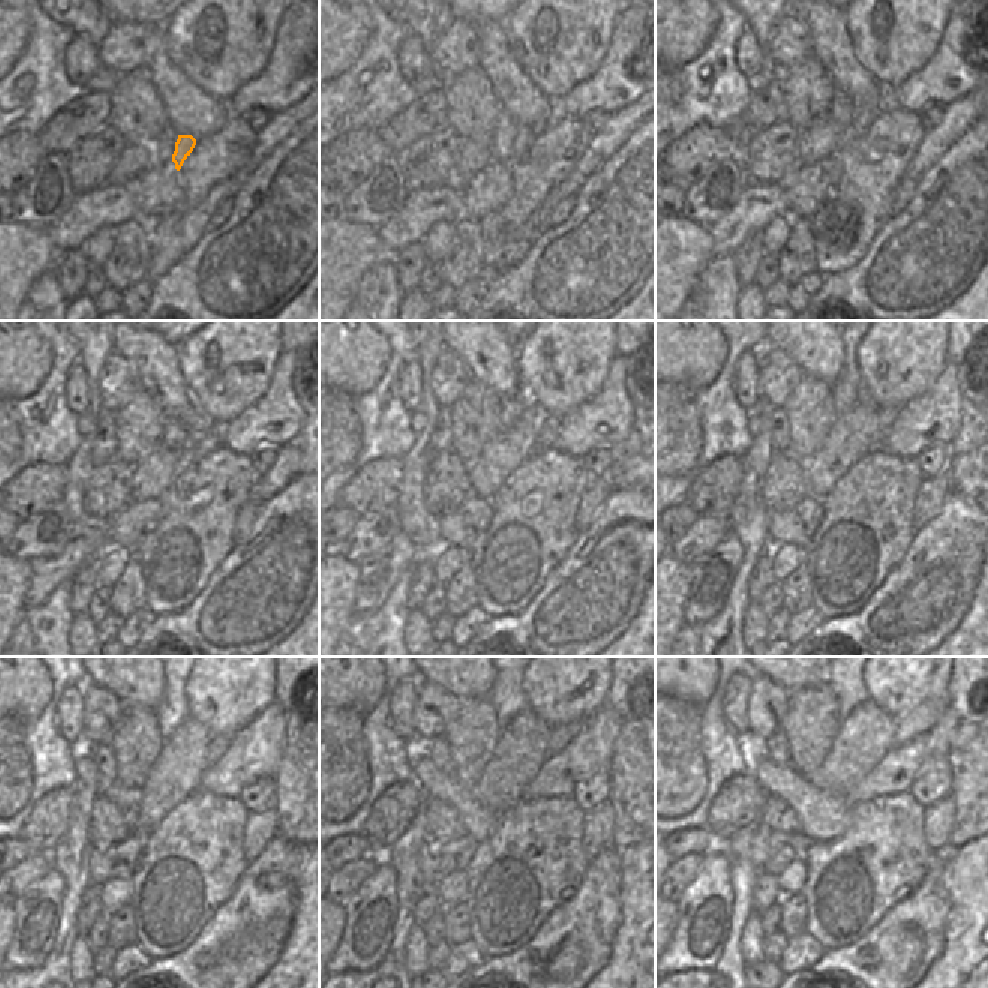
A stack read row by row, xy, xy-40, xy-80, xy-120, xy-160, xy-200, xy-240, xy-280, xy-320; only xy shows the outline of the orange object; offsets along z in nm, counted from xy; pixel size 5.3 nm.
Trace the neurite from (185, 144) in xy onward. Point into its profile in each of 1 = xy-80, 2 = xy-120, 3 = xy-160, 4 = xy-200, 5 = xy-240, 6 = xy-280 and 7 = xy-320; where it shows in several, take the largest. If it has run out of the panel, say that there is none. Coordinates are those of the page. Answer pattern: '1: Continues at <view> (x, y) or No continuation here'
1: Continues at xy-80 (862, 117)
2: Continues at xy-120 (212, 437)
3: Continues at xy-160 (547, 426)
4: Continues at xy-200 (886, 416)
5: Continues at xy-240 (219, 744)
6: Continues at xy-280 (561, 735)
7: Continues at xy-320 (924, 717)

